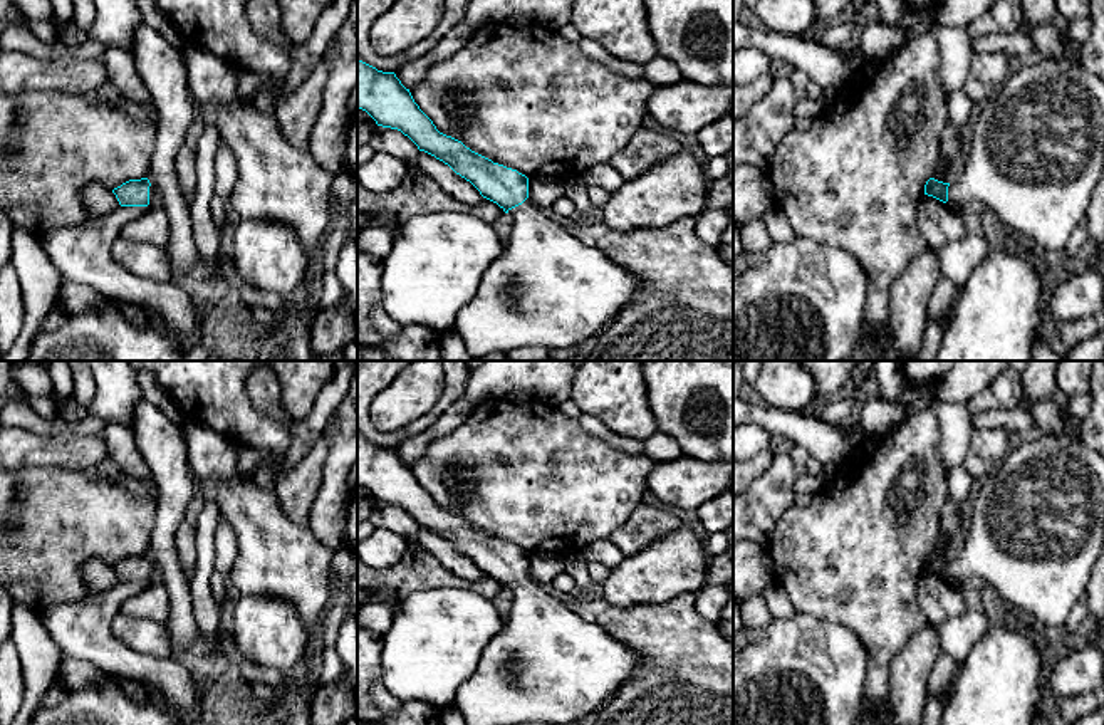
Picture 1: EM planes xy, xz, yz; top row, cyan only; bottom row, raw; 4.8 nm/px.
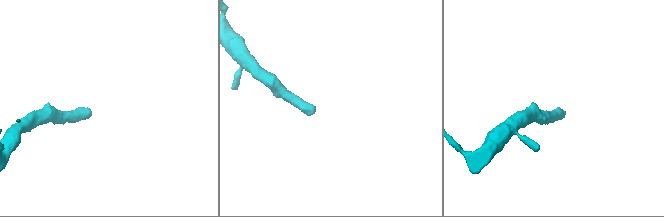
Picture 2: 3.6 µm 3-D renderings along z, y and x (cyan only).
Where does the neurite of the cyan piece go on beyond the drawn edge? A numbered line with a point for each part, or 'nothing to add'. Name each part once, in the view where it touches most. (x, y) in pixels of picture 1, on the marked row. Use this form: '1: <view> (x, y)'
1: xz (547, 289)

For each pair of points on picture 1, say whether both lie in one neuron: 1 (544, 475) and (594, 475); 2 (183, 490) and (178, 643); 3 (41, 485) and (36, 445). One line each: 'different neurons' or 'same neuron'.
1: same neuron
2: same neuron
3: different neurons

